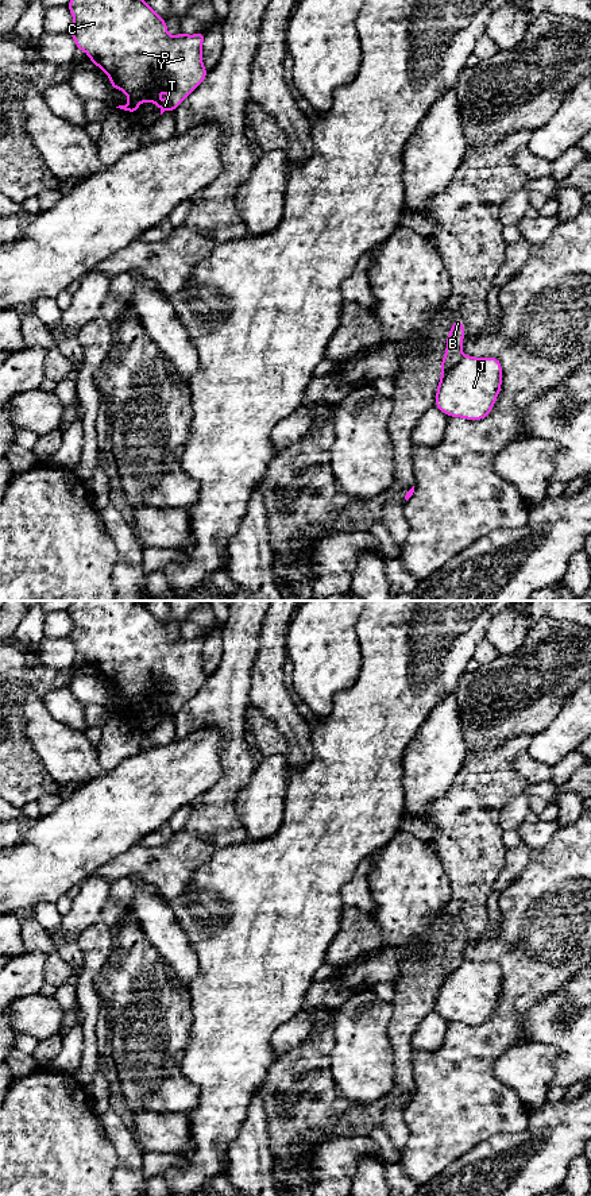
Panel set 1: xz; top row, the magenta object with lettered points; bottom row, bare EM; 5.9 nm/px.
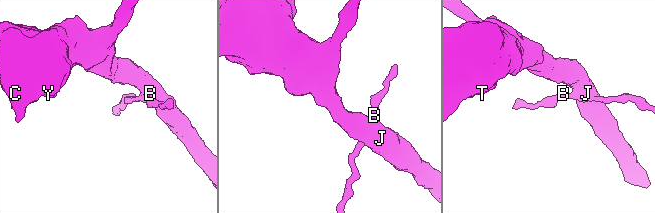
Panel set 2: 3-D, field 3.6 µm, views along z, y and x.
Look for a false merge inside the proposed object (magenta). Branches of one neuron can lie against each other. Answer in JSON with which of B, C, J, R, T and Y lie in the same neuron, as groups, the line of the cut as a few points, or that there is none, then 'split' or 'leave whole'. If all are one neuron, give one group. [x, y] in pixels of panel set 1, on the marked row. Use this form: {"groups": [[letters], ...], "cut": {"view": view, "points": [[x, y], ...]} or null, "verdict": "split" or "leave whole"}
{"groups": [["B"], ["C", "J", "R", "T", "Y"]], "cut": {"view": "xz", "points": [[463, 355], [441, 377]]}, "verdict": "split"}

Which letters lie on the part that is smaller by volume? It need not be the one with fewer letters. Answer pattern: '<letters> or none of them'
B

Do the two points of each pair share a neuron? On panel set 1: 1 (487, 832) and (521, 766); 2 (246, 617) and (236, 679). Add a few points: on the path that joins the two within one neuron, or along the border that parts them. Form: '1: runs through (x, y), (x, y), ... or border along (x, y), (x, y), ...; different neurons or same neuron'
1: border along (522, 752), (516, 759), (513, 767), (530, 783); different neurons
2: runs through (240, 632), (240, 649), (236, 664); same neuron

